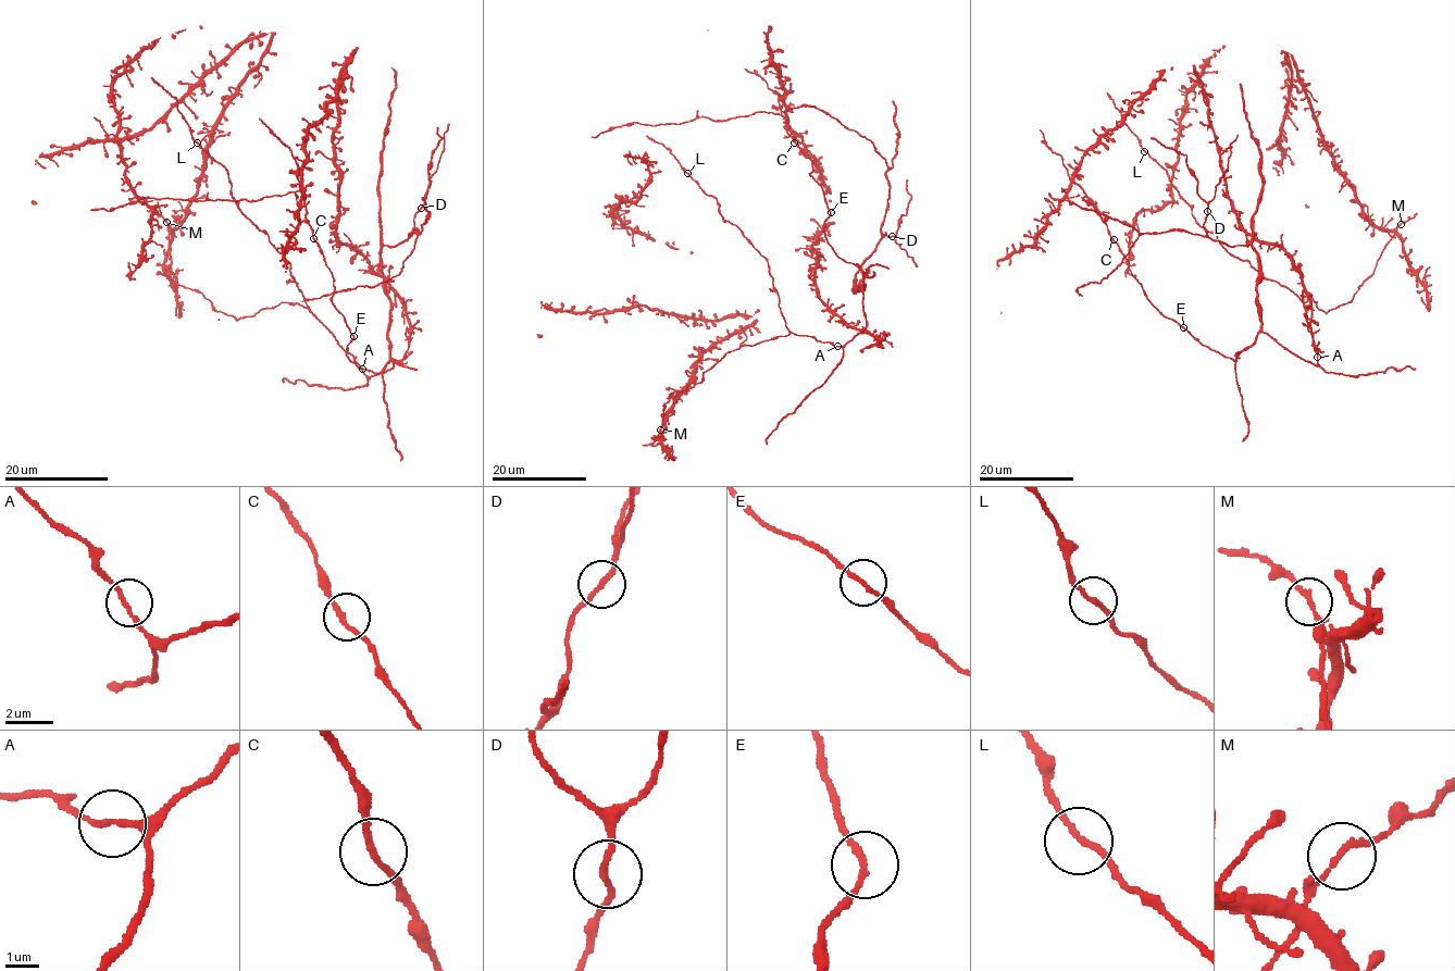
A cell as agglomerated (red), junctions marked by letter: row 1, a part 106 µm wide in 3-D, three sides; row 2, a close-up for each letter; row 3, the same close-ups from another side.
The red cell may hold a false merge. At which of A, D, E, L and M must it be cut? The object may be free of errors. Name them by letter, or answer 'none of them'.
none of them

